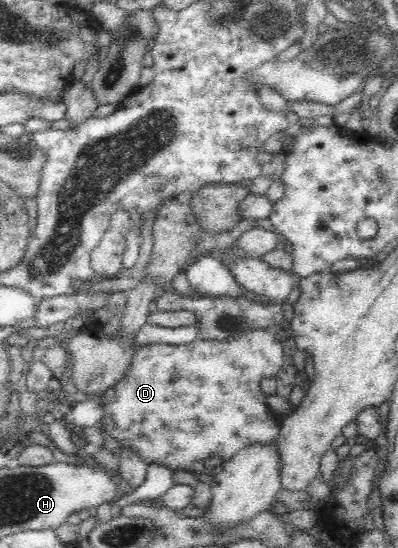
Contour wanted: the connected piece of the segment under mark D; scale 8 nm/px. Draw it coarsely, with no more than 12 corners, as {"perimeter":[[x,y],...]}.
{"perimeter":[[266,330],[134,354],[102,429],[148,464],[221,473],[275,444]]}

